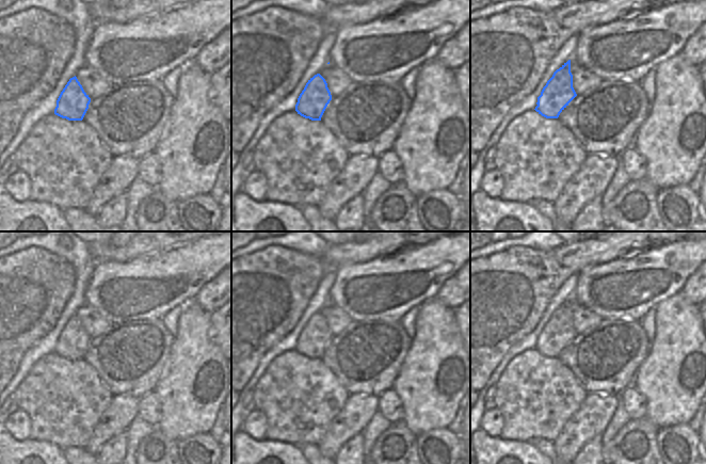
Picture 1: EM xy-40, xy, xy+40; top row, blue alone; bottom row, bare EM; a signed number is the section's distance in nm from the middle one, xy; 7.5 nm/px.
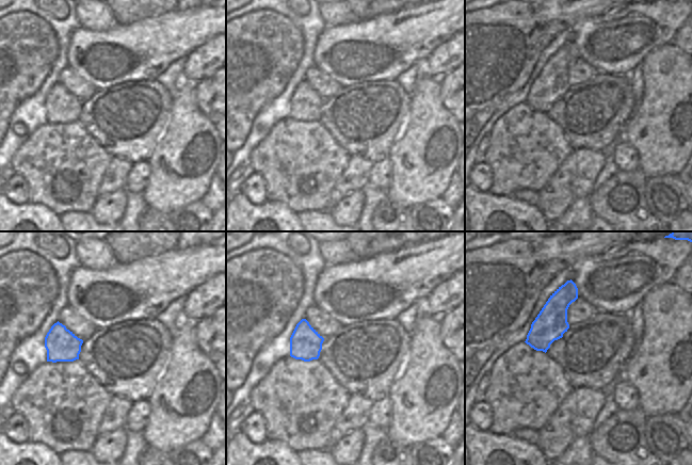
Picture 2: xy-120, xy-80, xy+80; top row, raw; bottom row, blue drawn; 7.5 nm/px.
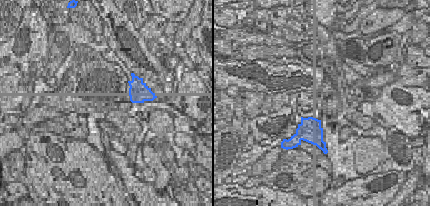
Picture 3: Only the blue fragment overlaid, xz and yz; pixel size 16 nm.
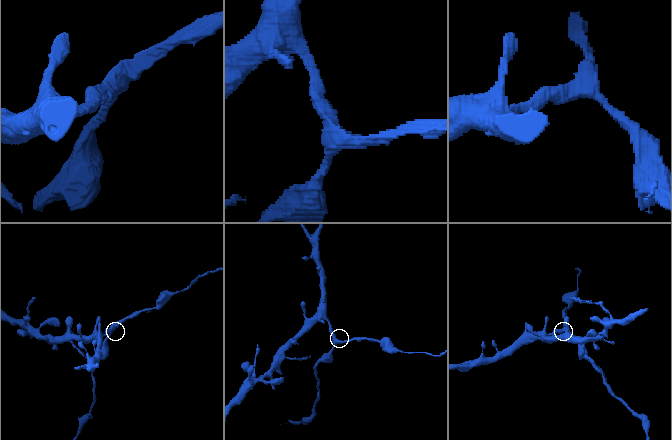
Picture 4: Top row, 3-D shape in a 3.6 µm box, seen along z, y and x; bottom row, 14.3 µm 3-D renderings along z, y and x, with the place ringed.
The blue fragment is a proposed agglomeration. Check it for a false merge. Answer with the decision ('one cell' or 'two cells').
two cells

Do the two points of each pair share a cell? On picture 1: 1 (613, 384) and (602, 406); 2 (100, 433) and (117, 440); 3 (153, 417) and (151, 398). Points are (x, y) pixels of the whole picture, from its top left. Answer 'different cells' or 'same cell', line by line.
1: different cells
2: different cells
3: same cell

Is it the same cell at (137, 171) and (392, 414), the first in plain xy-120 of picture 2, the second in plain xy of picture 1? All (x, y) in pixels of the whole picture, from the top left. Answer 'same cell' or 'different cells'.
same cell

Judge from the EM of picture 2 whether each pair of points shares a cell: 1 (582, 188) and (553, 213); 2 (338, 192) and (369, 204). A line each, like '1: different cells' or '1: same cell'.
1: same cell
2: different cells

